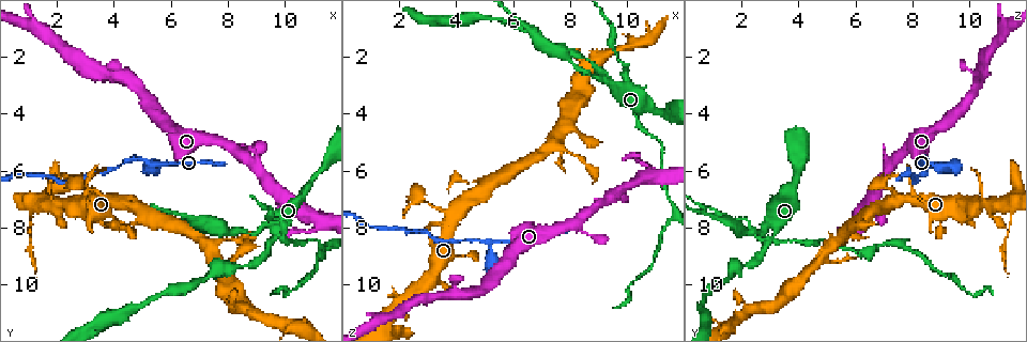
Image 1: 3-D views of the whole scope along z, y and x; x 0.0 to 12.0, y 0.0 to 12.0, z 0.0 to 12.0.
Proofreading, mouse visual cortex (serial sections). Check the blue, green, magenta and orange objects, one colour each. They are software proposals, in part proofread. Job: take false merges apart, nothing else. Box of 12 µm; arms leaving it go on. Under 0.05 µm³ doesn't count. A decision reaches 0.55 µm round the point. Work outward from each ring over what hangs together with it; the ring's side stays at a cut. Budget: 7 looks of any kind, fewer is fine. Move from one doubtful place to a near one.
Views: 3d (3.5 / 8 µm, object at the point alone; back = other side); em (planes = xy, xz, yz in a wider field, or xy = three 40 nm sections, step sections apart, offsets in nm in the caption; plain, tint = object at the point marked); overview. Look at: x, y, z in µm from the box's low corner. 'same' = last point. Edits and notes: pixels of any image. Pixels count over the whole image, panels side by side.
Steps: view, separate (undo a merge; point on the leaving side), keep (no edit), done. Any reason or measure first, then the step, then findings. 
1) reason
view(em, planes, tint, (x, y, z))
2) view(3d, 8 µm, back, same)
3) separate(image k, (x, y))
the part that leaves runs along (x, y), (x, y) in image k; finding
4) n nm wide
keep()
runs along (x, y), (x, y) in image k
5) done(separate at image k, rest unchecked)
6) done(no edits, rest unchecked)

four-way junction
view(3d, 3.5 µm, (10.0, 8.4, 3.1))

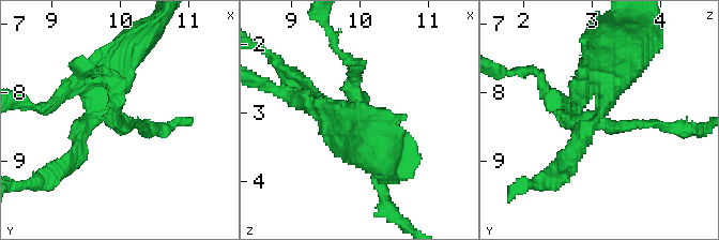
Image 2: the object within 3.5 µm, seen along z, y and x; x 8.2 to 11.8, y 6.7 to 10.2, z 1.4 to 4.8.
now the EM
view(em, xy, step 2, tint, (10.05, 8.40, 3.00))

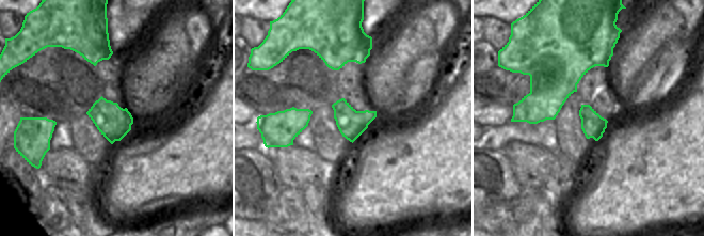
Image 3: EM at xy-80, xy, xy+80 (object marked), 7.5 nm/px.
separate(image 2, (110, 115))
the part that leaves runs along (113, 111), (123, 124), (147, 128) in image 2; two cells meet here

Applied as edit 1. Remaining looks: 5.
thick turns thin
view(3d, 3.5 µm, back, (5.2, 5.8, 8.5))

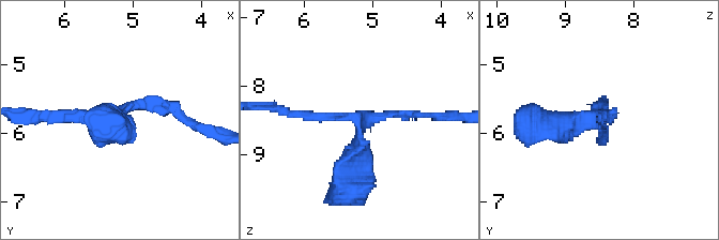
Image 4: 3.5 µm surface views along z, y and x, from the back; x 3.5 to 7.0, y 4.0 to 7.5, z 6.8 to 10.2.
shape alone is not enough
view(em, xy, step 2, tint, (5.30, 5.75, 8.50))

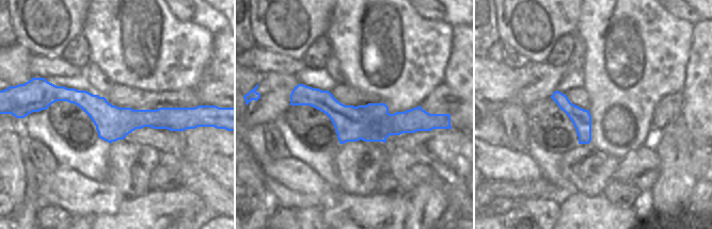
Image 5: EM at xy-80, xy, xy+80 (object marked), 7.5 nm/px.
view(em, planes, tint, same)

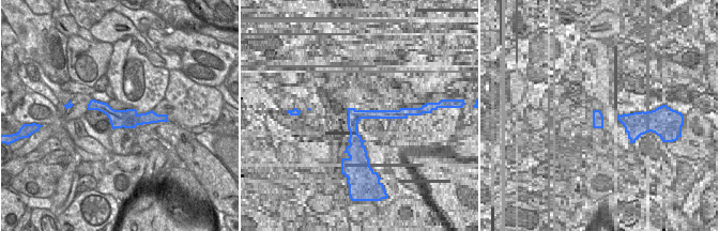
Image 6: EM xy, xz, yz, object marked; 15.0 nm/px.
keep()
runs along (279, 108), (358, 122), (349, 182) in image 4; one cell here

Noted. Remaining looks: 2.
narrows sharply
view(3d, 8 µm, (3.0, 6.6, 7.1))

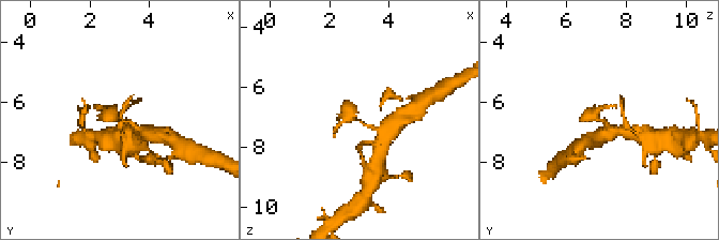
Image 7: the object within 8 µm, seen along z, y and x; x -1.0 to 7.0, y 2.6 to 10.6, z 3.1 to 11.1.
now the EM
view(em, xy, step 3, tint, (2.9, 6.6, 7.2))

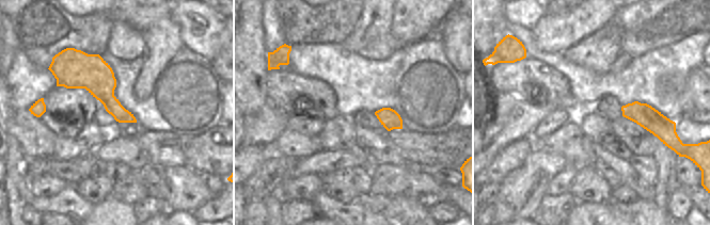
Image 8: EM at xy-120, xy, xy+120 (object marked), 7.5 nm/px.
keep()
runs along (383, 134), (350, 115), (346, 101) in image 7; continuous, no second cell

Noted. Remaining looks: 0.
done(separate at image 2, rest unchecked)

